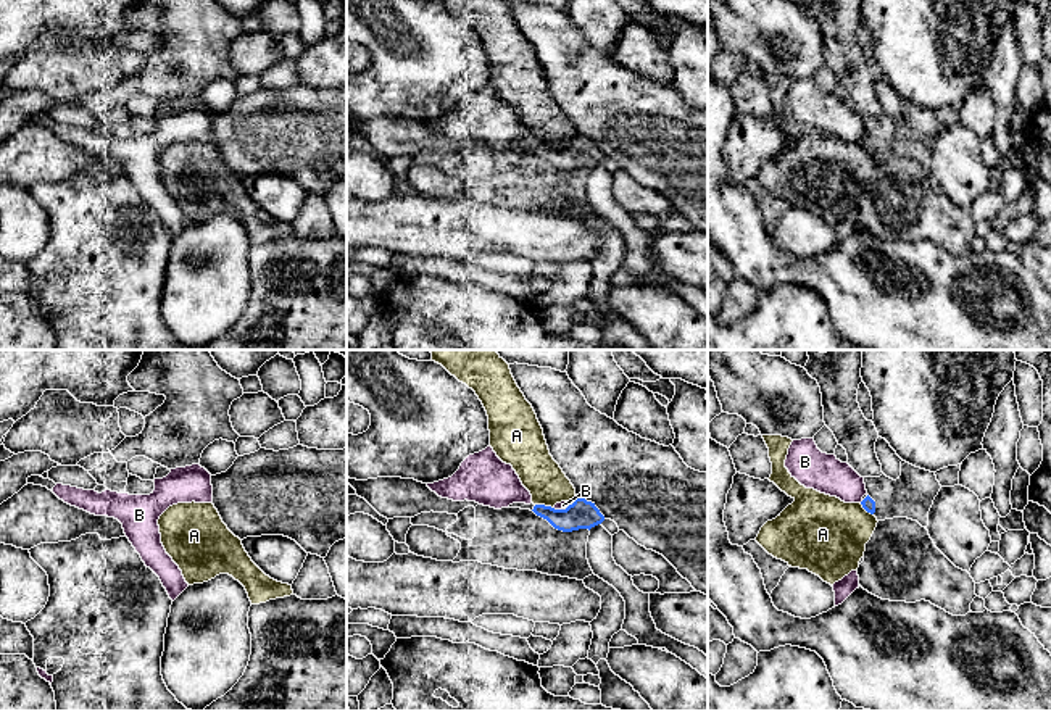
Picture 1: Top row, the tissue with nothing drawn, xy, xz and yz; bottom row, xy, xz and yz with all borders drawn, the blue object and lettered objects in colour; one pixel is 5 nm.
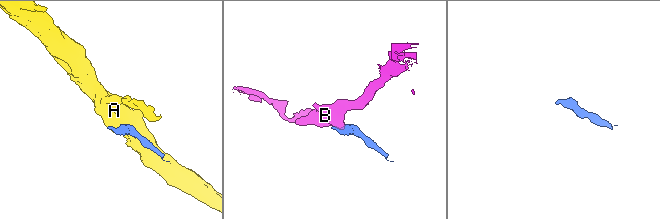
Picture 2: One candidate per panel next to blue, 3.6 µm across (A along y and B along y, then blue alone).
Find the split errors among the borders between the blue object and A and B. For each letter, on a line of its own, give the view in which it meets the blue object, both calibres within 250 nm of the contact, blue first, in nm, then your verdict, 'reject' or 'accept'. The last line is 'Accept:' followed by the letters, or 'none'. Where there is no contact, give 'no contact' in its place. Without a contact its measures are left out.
A: contact in xz; calibres 140 and 200 nm; reject
B: contact in xz; calibres 140 and 50 nm; reject
Accept: none

